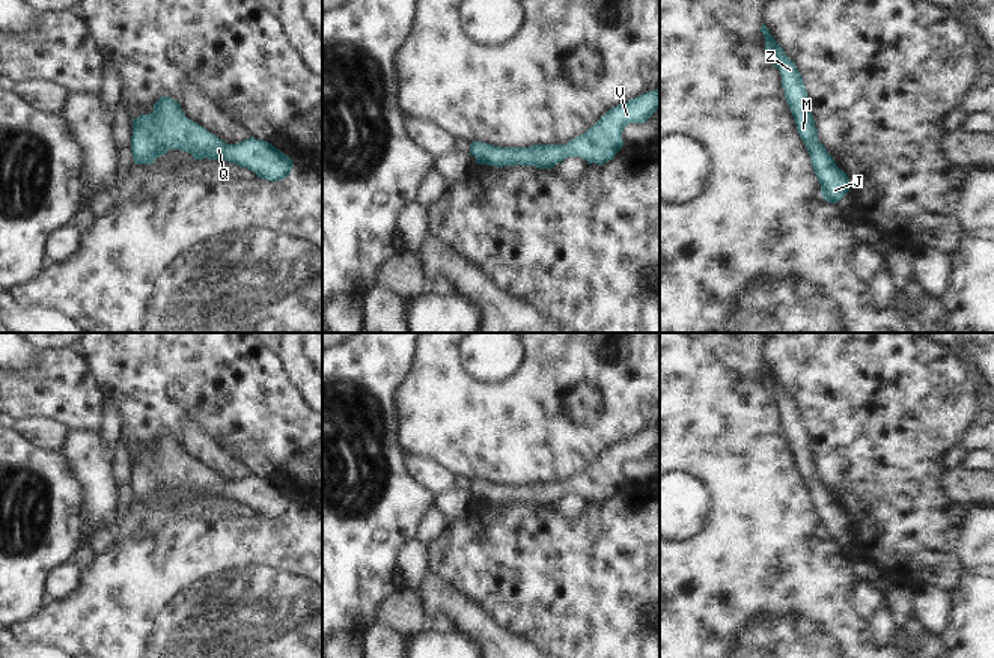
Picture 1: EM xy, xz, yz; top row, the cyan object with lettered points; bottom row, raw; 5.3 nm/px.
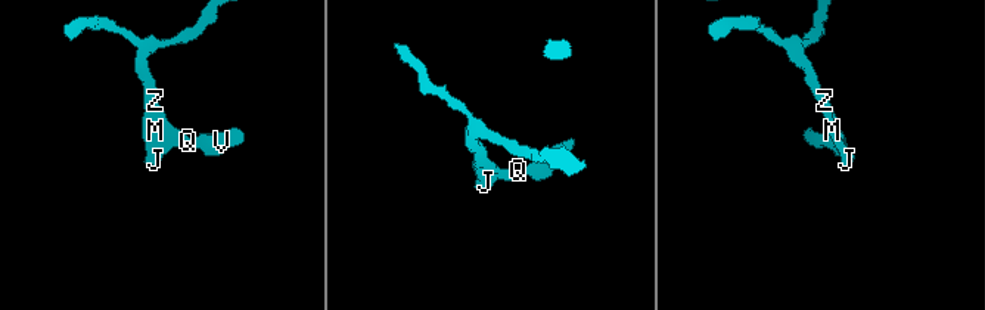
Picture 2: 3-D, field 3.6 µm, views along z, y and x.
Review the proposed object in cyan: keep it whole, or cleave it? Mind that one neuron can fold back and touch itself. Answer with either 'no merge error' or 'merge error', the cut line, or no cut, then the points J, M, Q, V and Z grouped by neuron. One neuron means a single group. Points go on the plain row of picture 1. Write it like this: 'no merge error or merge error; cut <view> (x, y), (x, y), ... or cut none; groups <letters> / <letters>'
no merge error; cut none; groups J M Q V Z

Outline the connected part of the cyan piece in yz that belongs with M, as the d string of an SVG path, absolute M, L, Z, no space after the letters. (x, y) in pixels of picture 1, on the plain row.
M762 361L761 369L765 375L764 387L770 399L780 408L785 435L794 453L797 468L809 488L812 504L821 521L821 533L828 541L837 541L849 529L851 519L846 510L836 503L833 494L818 477L812 441L795 401L774 378L765 361Z

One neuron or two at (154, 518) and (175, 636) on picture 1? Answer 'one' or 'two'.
one

